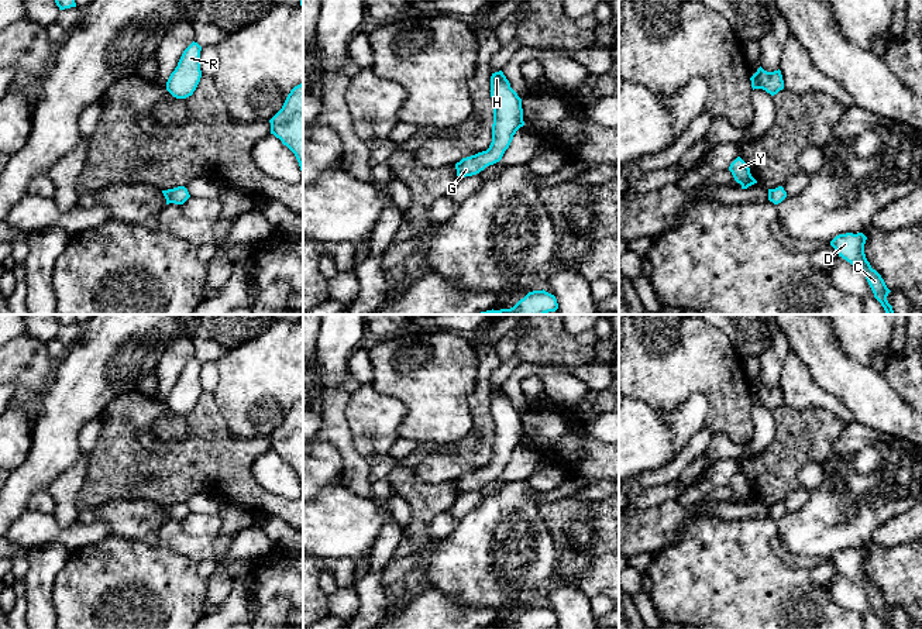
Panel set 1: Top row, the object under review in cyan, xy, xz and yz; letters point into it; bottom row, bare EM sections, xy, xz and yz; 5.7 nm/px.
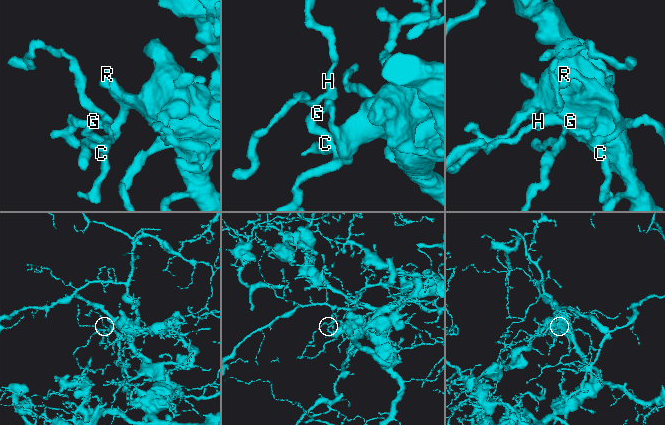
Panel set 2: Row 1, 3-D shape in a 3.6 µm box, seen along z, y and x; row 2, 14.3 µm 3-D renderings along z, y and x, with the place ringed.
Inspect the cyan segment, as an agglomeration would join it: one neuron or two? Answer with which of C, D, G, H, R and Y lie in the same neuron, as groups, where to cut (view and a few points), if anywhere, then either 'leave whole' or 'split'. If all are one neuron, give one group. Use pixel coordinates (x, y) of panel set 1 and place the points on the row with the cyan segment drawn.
C D G H R Y; no cut; leave whole

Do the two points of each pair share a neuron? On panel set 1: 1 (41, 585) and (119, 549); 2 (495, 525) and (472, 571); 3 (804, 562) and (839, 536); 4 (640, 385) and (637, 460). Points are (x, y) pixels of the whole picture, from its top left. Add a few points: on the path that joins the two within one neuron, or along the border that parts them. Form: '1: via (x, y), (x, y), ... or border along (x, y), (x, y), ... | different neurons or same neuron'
1: border along (71, 552), (52, 585), (54, 614) | different neurons
2: via (491, 536), (489, 554), (484, 560) | same neuron
3: border along (780, 542), (791, 553), (821, 556), (824, 559) | different neurons
4: border along (633, 398), (661, 412), (673, 409) | different neurons

